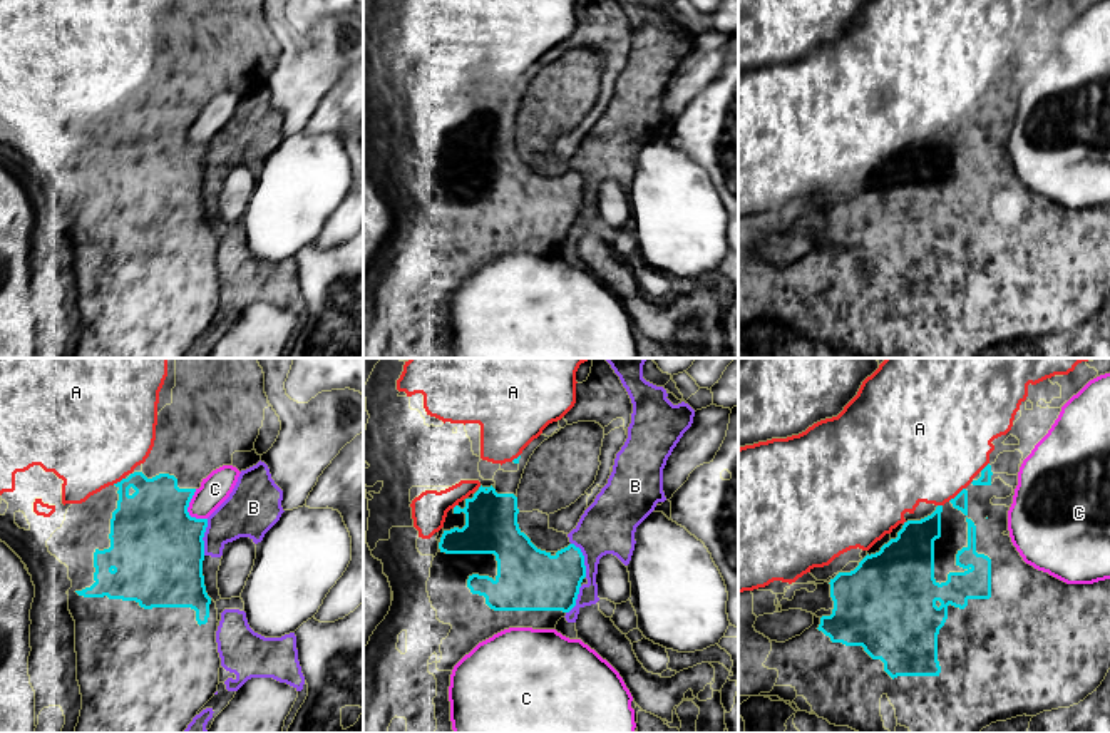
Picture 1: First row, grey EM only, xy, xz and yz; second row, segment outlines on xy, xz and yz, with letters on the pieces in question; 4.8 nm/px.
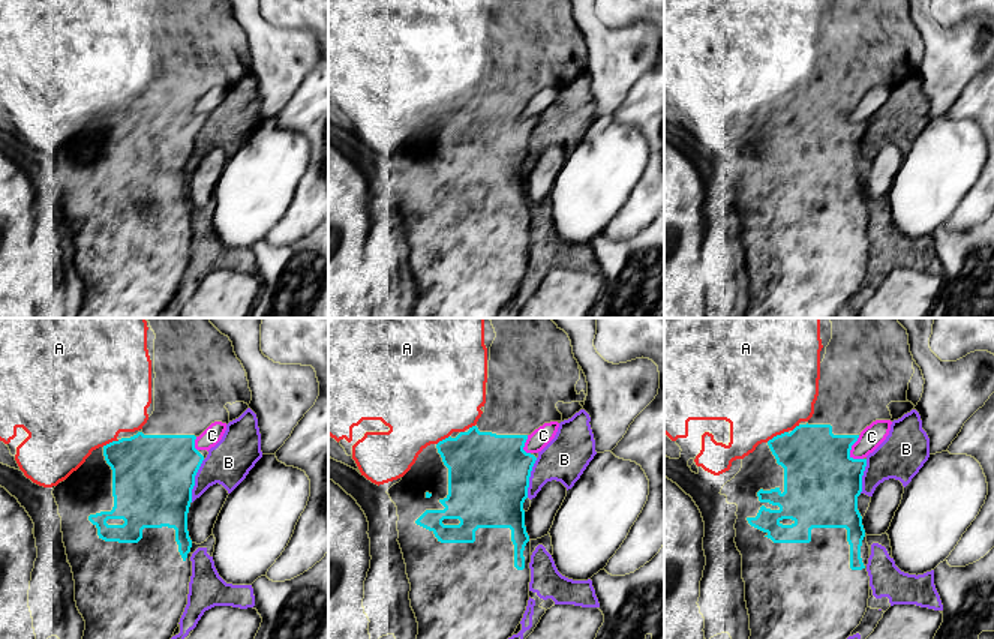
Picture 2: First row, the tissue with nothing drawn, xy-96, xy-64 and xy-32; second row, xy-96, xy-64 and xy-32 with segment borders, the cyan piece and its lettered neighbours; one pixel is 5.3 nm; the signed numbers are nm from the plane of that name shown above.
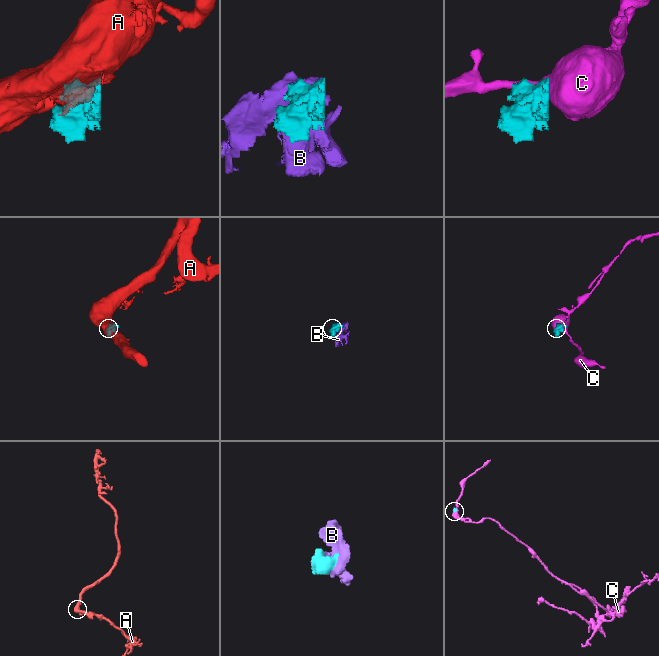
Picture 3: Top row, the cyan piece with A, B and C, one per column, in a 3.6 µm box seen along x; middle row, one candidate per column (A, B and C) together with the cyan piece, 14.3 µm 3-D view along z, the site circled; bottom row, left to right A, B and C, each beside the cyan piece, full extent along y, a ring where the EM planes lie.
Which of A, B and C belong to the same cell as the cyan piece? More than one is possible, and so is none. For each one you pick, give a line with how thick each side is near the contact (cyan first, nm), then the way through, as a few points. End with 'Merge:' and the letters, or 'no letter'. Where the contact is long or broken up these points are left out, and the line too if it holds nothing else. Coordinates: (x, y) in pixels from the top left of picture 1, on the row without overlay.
Merge: no letter

